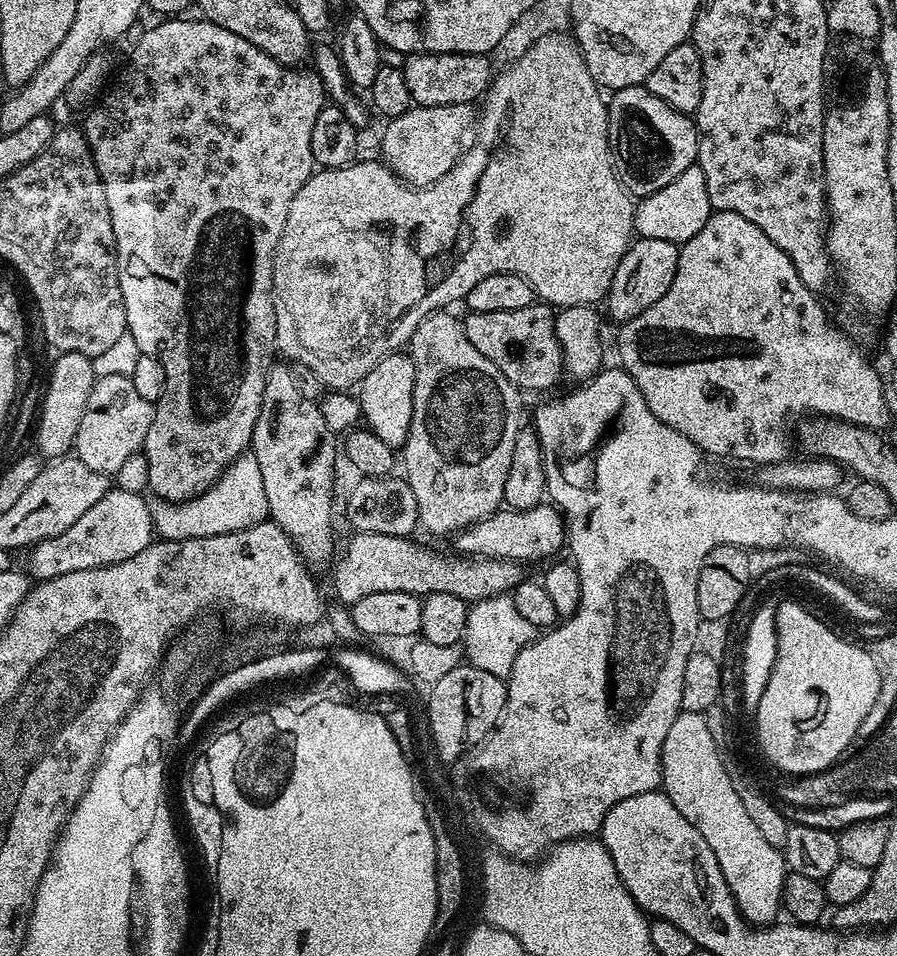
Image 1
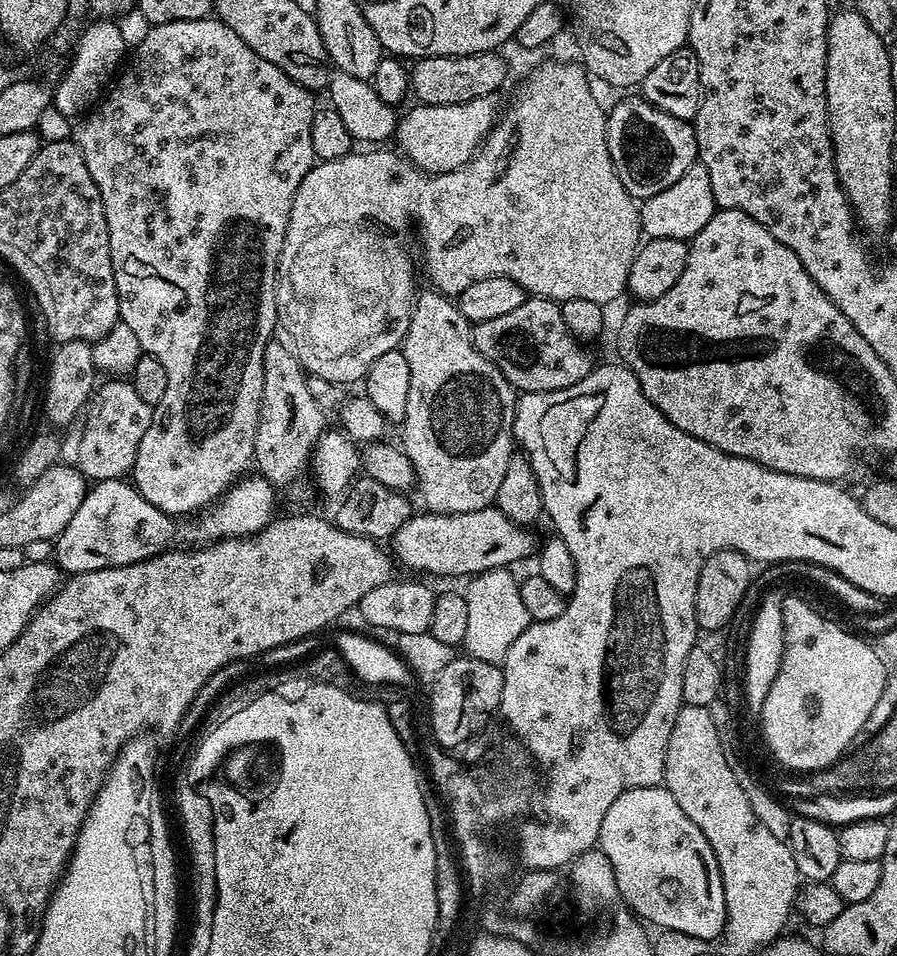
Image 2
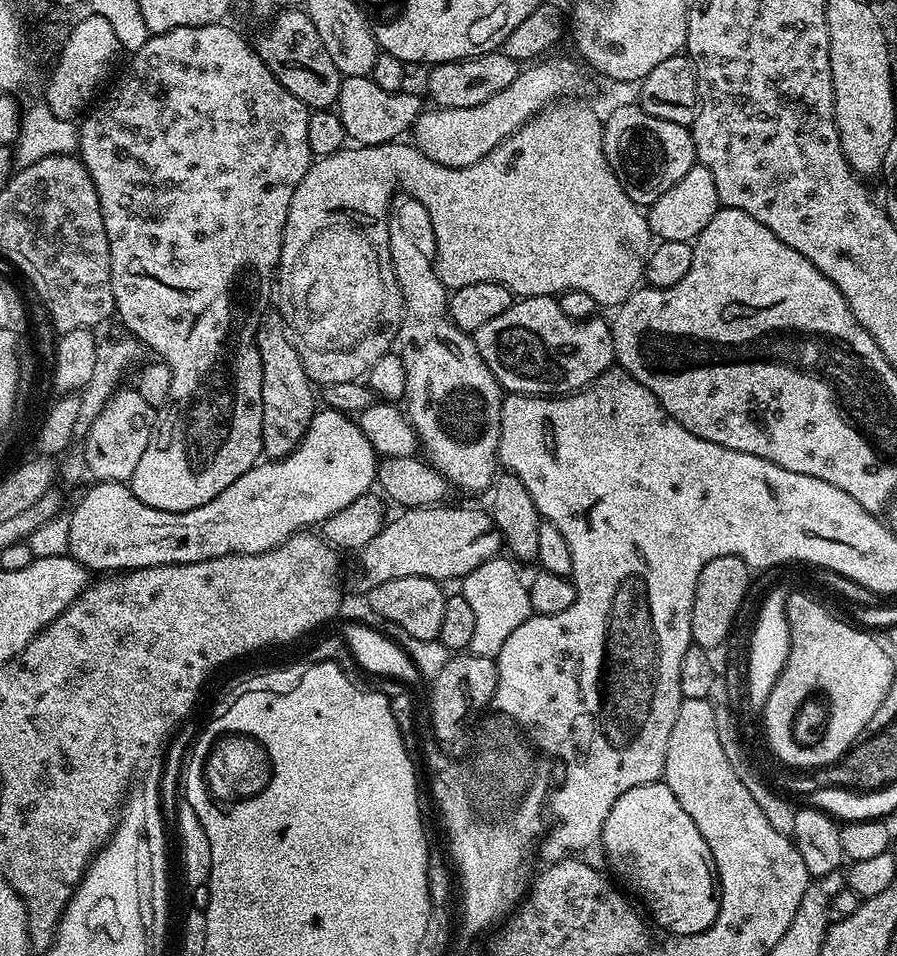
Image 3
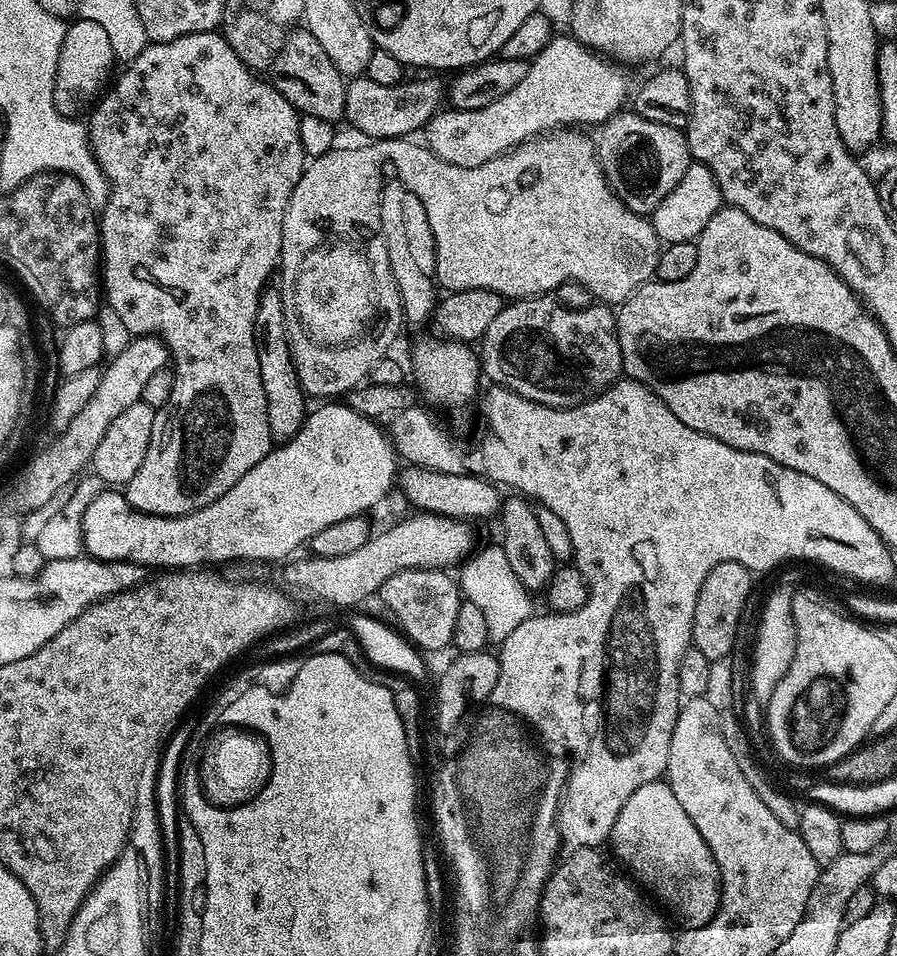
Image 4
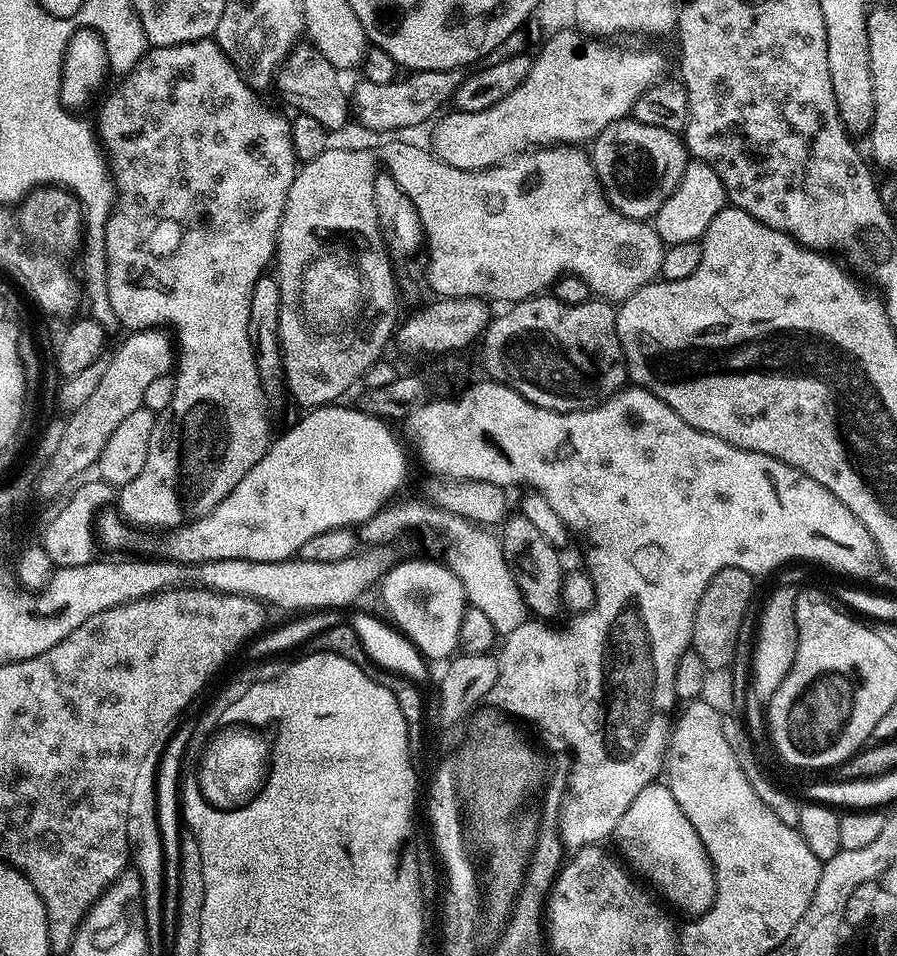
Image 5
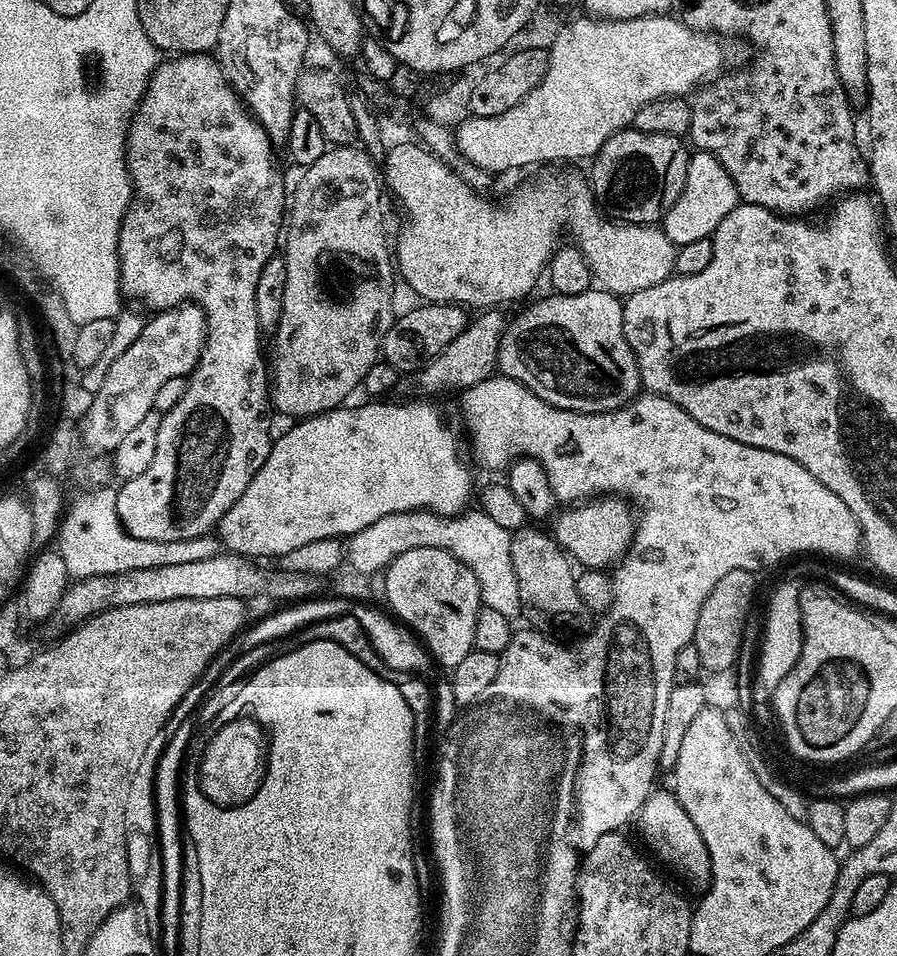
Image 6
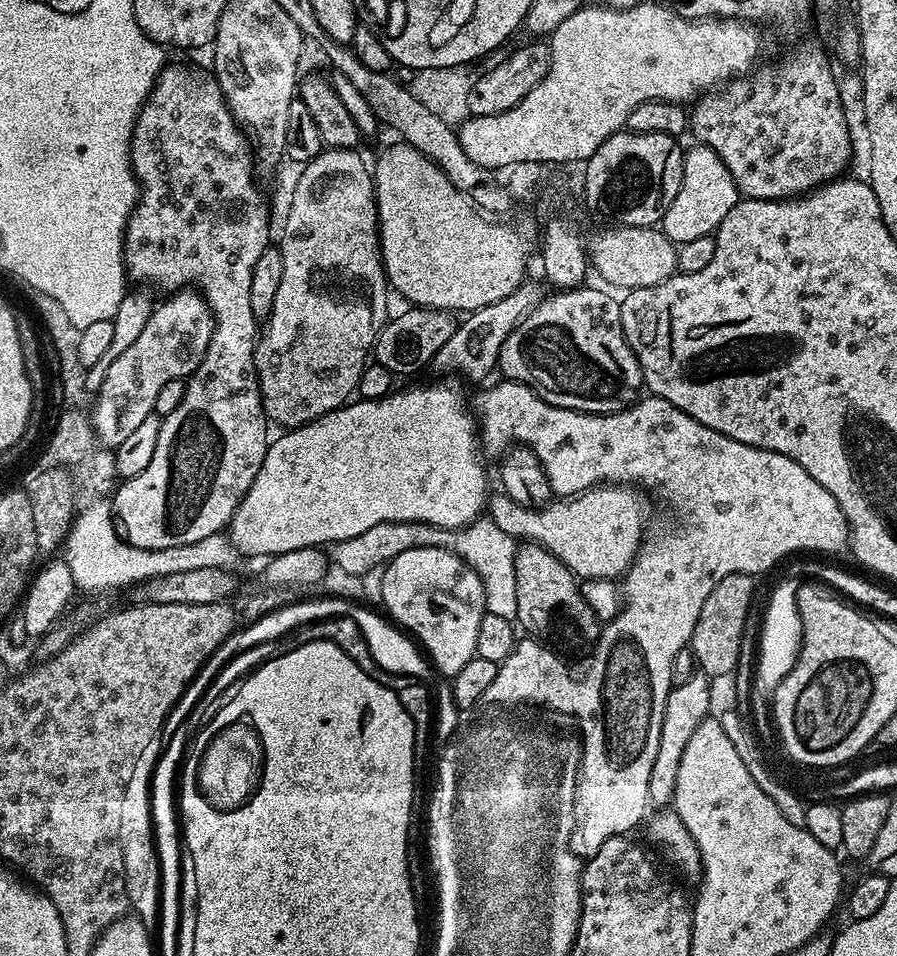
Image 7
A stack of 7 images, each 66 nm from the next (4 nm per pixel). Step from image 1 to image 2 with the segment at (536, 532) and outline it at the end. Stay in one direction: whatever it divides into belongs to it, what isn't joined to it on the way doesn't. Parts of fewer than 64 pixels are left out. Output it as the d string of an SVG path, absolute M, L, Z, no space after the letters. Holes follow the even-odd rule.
M494 506L470 510L462 514L442 514L427 510L414 514L392 536L390 552L401 565L432 576L464 576L471 578L492 568L511 569L512 564L535 553L538 539L523 524L510 522L502 510Z

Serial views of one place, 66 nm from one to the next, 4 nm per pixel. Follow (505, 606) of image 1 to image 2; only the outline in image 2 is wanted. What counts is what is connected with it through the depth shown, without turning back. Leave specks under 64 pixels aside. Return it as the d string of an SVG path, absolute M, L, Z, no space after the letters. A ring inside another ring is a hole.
M492 568L467 581L468 590L463 595L468 617L462 648L469 657L499 665L506 658L510 646L514 646L518 634L522 634L522 630L533 623L519 593L521 581L512 577L512 574L507 568Z

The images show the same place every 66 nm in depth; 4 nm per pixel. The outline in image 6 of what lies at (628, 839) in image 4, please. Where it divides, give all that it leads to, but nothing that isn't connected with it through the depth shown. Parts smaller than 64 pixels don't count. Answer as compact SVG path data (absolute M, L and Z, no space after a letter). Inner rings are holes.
M653 791L640 808L639 820L640 832L648 843L647 851L653 857L656 855L666 867L673 868L682 879L689 880L692 884L707 885L711 881L712 863L708 857L706 844L702 842L702 836L698 834L694 822L690 822L690 816L682 810L675 791Z

